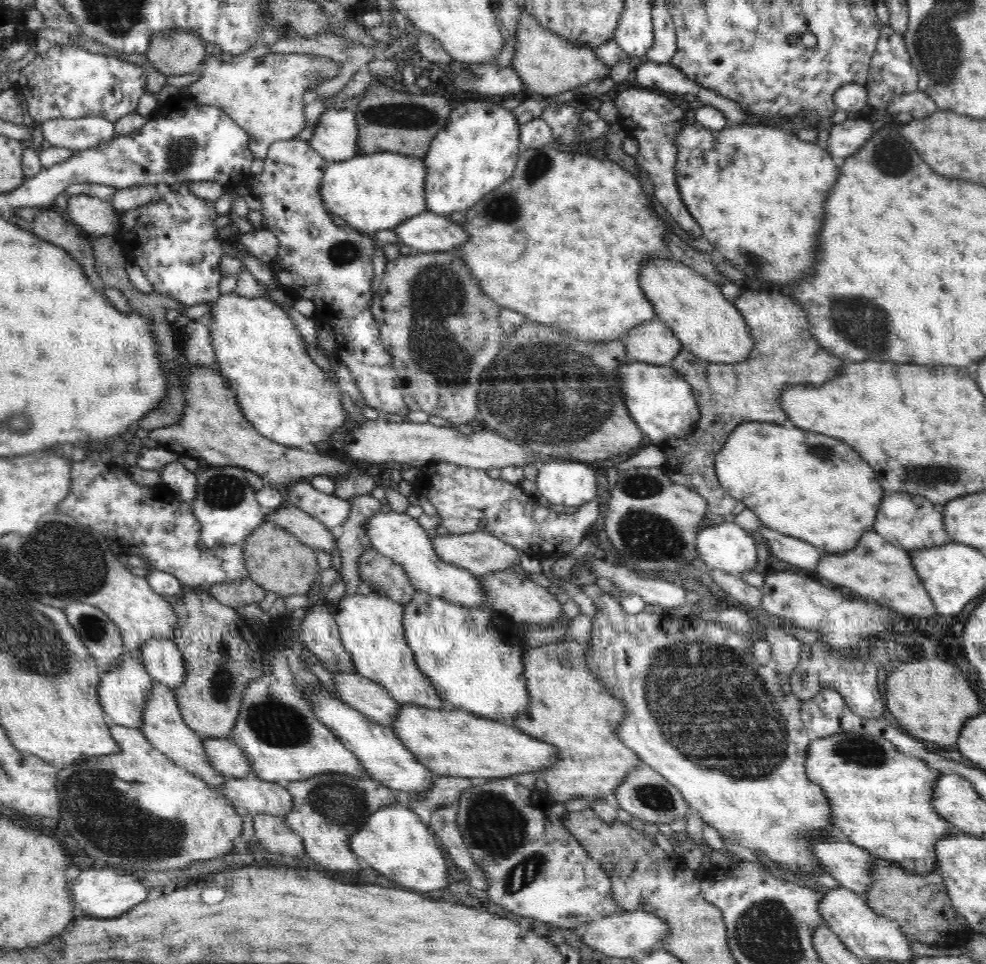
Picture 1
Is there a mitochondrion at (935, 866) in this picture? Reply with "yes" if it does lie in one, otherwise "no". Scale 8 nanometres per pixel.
no

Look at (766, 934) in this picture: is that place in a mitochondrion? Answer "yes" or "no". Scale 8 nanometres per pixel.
yes

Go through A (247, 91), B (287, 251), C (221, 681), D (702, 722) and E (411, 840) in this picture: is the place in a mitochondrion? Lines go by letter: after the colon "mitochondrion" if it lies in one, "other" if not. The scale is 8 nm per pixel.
A: other
B: other
C: mitochondrion
D: mitochondrion
E: other

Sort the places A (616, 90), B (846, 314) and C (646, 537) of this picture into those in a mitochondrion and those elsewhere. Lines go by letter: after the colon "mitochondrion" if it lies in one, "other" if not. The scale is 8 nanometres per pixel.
A: other
B: mitochondrion
C: mitochondrion

